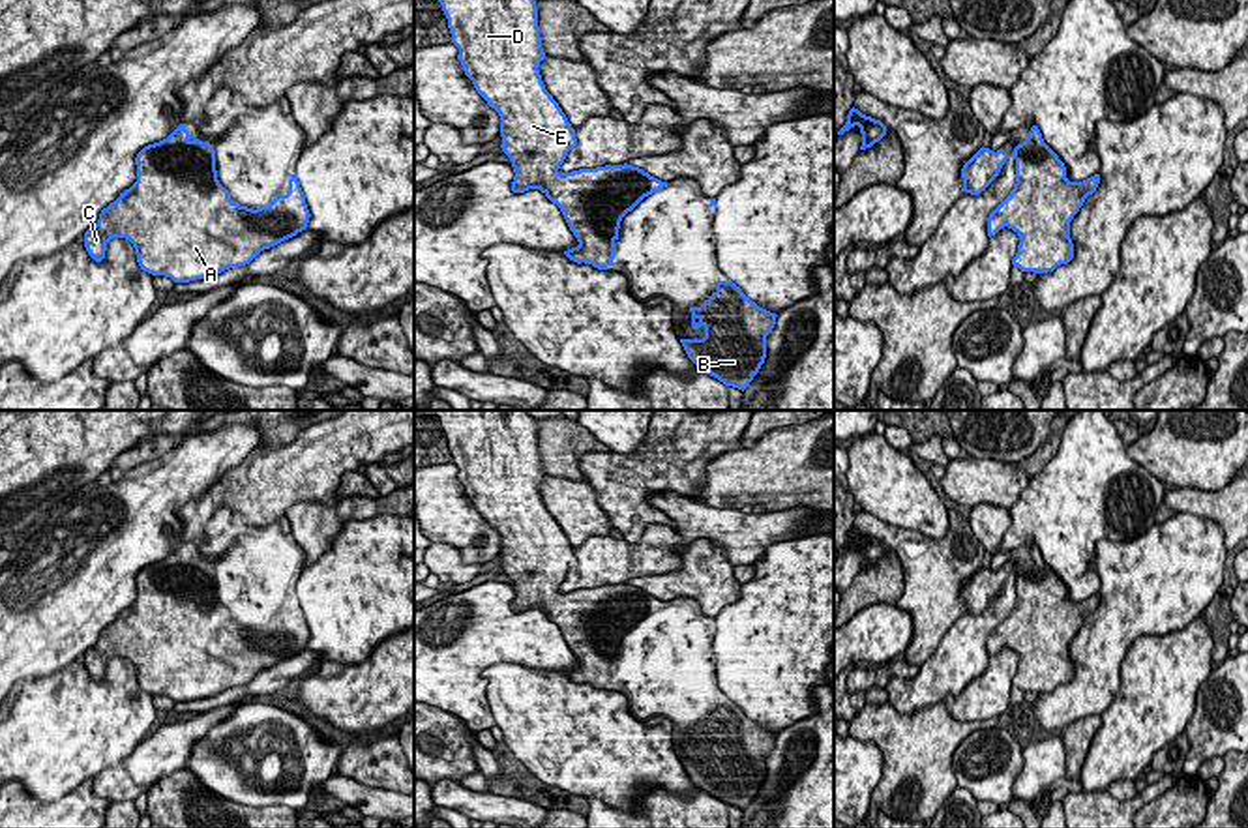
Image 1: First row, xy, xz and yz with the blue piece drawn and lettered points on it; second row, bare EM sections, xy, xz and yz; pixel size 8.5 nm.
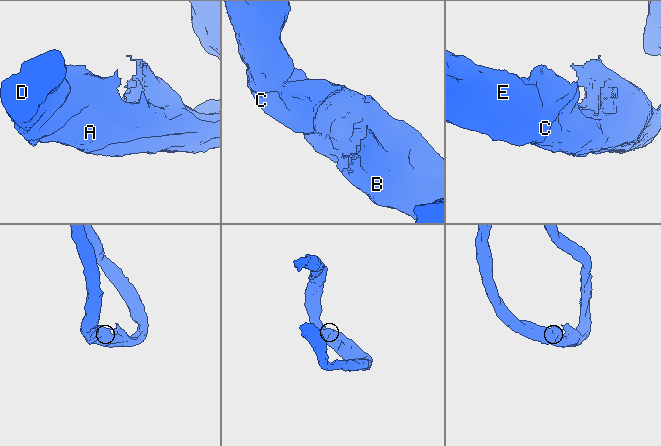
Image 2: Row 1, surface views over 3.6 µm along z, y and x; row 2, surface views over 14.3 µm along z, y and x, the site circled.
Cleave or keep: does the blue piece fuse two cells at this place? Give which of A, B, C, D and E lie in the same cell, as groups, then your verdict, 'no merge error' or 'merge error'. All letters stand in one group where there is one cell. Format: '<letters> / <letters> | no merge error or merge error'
A B C D E | no merge error

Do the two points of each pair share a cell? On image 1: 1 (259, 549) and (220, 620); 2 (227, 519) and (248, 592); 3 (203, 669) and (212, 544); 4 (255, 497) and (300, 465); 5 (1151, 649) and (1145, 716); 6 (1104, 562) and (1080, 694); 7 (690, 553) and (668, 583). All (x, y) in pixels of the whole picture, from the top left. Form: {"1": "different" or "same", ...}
{"1": "same", "2": "same", "3": "same", "4": "same", "5": "same", "6": "same", "7": "same"}

